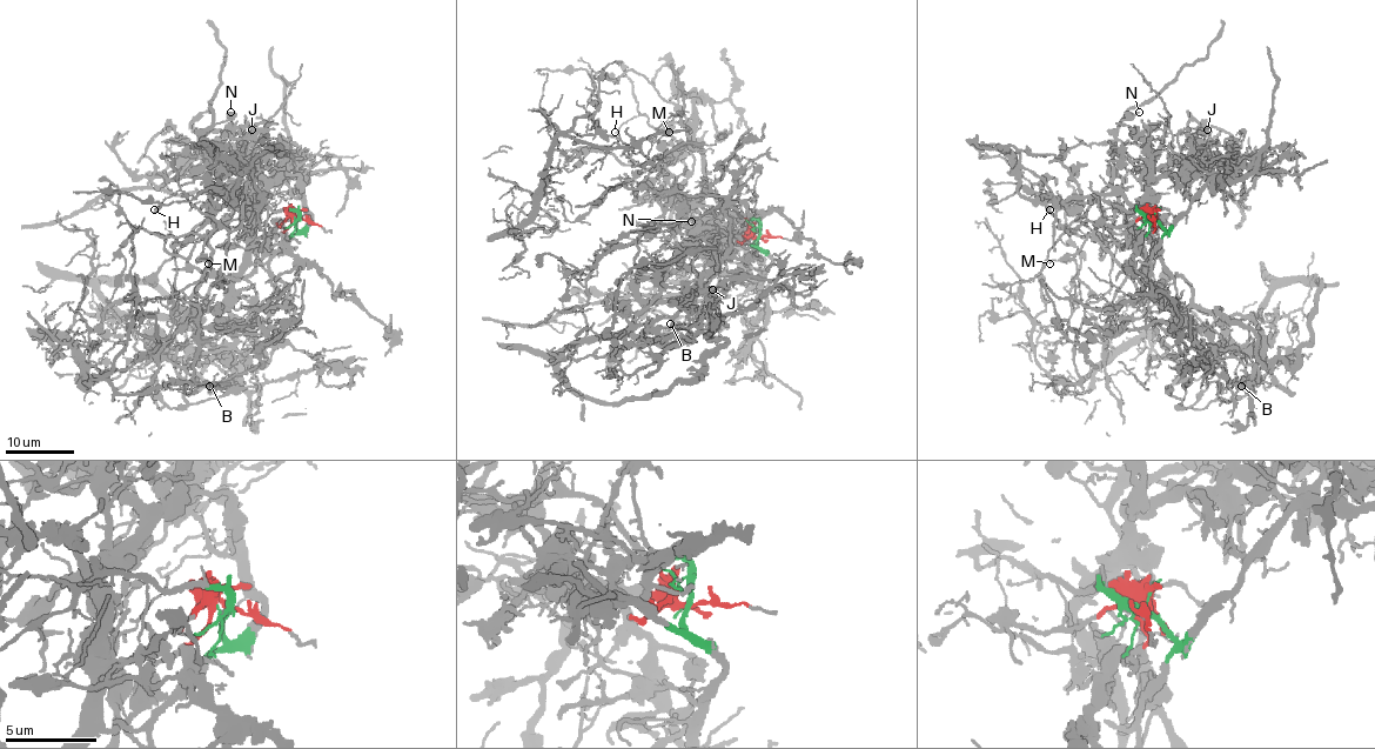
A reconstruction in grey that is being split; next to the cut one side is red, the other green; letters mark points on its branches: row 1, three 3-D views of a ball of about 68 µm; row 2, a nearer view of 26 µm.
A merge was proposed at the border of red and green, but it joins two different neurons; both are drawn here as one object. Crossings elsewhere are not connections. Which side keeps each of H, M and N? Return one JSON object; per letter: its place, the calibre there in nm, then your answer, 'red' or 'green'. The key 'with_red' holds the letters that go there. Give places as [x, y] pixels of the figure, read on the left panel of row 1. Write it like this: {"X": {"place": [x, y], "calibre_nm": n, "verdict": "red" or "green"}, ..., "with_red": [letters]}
{"H": {"place": [154, 209], "calibre_nm": 80, "verdict": "green"}, "M": {"place": [208, 263], "calibre_nm": 140, "verdict": "green"}, "N": {"place": [230, 112], "calibre_nm": 140, "verdict": "green"}, "with_red": []}

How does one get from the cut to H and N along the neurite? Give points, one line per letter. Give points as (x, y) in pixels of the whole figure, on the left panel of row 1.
H: (297, 216), (292, 211), (269, 211), (246, 200), (242, 222), (232, 231), (203, 215), (181, 191), (154, 211)
N: (297, 216), (301, 229), (310, 215), (281, 181), (236, 174), (195, 149), (232, 112)

